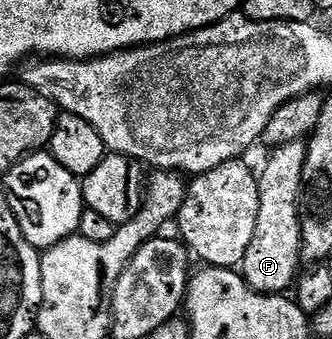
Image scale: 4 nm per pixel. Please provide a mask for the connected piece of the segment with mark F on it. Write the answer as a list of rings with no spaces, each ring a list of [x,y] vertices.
[[[304,141],[286,143],[281,149],[271,150],[272,158],[265,163],[264,170],[259,170],[258,219],[242,264],[244,281],[256,293],[287,294],[301,272],[300,184],[307,155],[308,147]]]

